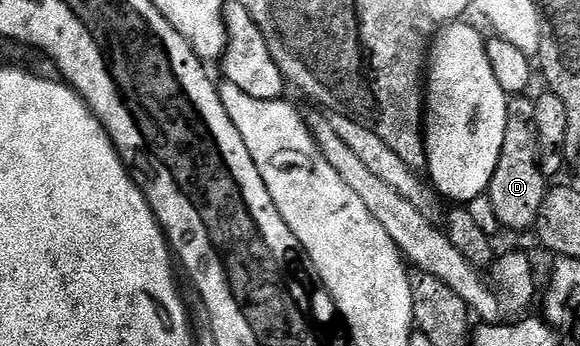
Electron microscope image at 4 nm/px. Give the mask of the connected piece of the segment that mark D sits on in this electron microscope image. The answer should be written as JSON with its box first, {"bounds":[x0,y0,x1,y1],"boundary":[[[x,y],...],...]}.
{"bounds":[486,94,546,231],"boundary":[[[527,94],[513,95],[506,109],[506,135],[502,137],[502,153],[494,169],[494,177],[486,192],[492,215],[512,231],[535,228],[536,218],[544,200],[546,176],[540,167],[542,128],[536,121],[536,105]]]}

